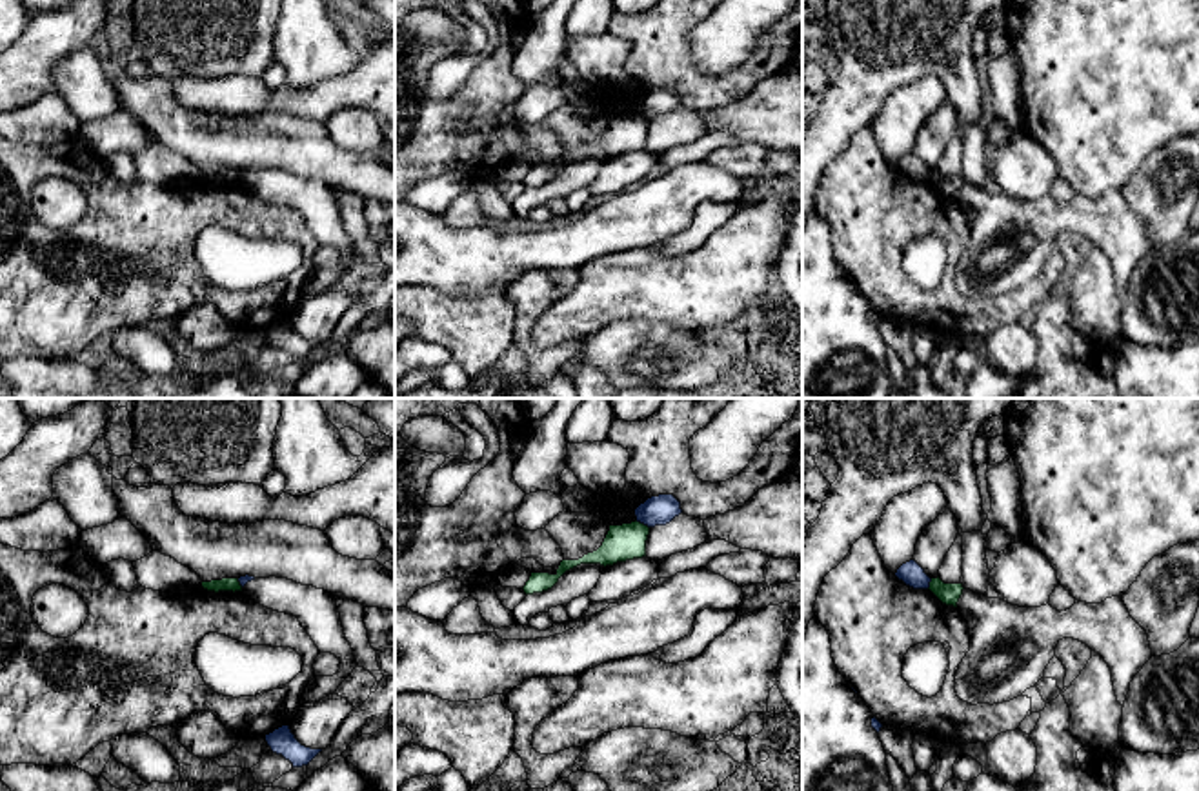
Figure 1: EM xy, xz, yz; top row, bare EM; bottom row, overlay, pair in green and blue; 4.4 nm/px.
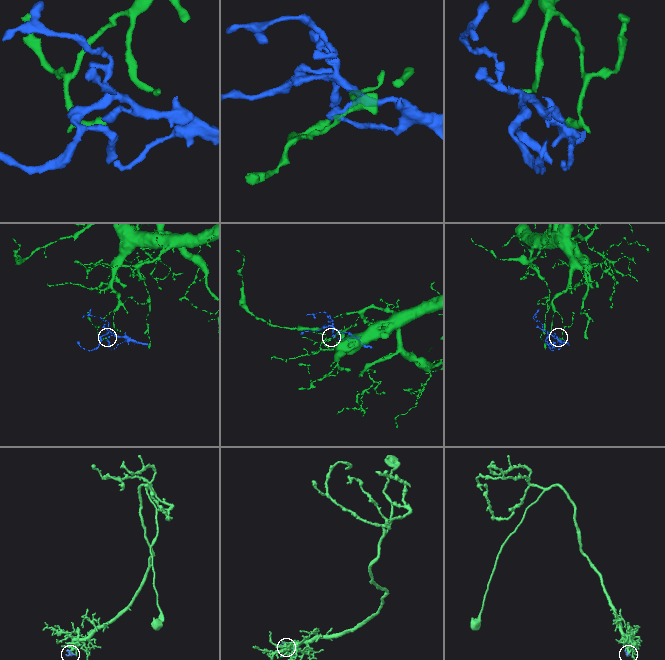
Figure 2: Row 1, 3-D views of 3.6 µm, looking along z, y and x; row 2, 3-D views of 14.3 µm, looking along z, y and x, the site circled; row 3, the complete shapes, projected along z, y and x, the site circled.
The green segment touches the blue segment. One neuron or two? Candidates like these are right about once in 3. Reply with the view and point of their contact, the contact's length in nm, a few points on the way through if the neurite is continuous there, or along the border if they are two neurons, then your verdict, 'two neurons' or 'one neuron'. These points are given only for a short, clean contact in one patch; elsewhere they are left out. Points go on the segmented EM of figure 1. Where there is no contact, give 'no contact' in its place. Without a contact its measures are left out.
contact xz (643, 524); length 70 nm; border xz (635, 520), (648, 528); two neurons

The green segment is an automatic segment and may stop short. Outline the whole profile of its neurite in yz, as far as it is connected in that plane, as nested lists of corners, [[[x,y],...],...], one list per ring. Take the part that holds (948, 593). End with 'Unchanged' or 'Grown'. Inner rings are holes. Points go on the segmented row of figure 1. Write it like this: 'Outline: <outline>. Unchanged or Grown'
Outline: [[[939,576],[932,578],[928,587],[942,604],[957,607],[962,595],[962,584],[944,584]]]. Unchanged

